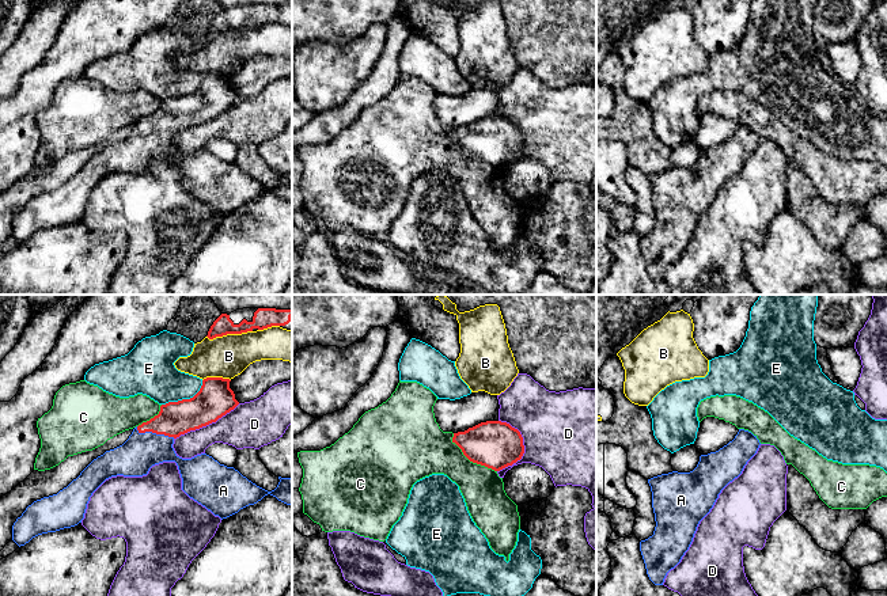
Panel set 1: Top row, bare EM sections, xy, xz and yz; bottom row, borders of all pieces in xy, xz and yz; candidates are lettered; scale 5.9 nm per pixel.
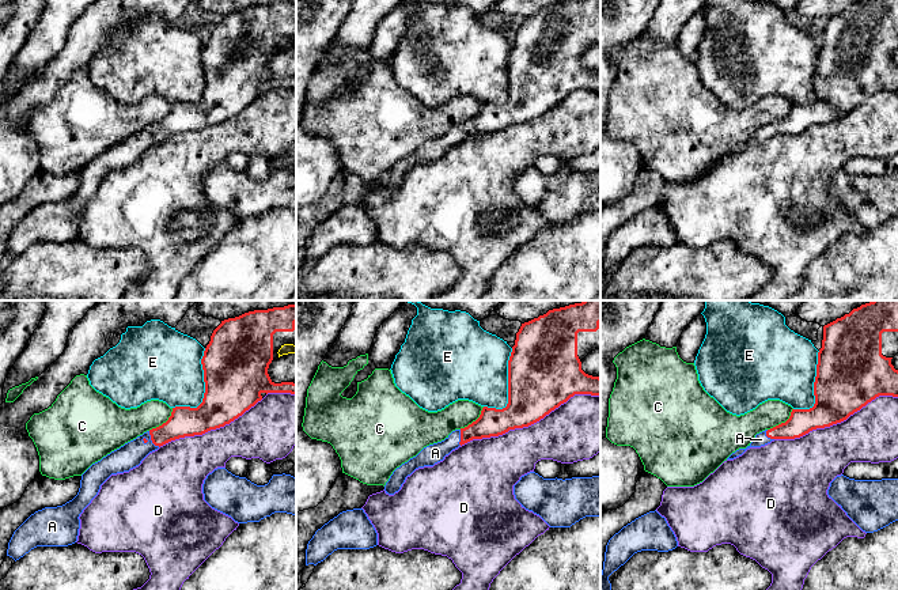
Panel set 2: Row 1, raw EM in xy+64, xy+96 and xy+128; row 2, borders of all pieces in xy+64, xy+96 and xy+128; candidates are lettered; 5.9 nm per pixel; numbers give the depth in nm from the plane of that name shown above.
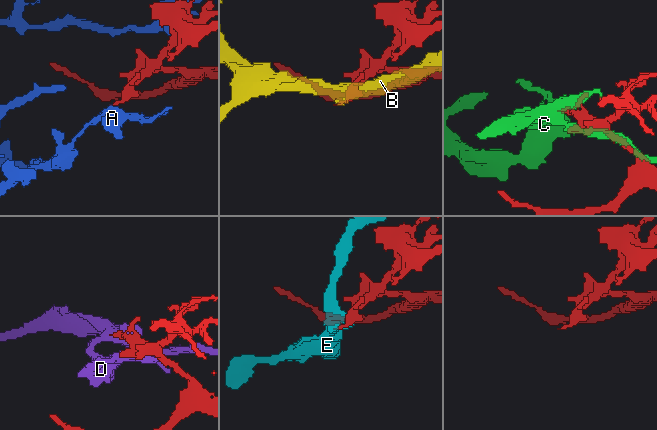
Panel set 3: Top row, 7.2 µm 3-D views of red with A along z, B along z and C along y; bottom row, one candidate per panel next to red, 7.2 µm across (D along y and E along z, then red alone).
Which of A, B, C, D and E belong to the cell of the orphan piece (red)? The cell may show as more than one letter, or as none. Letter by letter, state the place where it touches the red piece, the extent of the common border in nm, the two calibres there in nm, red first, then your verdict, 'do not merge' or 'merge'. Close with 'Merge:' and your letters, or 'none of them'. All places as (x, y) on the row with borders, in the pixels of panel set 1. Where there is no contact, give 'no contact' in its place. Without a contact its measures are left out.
A: meets red in xy at (155, 432); contact 240 nm long; 200 nm thick on the red side, 220 nm on the other; merge
B: meets red in xy at (228, 333); contact 280 nm long; 120 nm thick on the red side, 240 nm on the other; do not merge
C: meets red in xz at (470, 460); contact 340 nm long; 280 nm thick on the red side, 280 nm on the other; do not merge
D: meets red in xz at (523, 447); contact 320 nm long; 280 nm thick on the red side, 480 nm on the other; do not merge
E: meets red in xy at (185, 399); contact 280 nm long; 220 nm thick on the red side, 280 nm on the other; do not merge
Merge: A

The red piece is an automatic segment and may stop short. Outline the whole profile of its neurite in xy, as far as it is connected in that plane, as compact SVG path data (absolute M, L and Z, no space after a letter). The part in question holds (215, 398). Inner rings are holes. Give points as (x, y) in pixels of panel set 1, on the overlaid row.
M206 377L193 398L162 405L158 415L136 426L122 445L94 459L67 487L29 505L12 525L12 540L20 547L38 535L77 525L84 519L90 497L106 479L117 475L143 477L148 474L152 466L163 462L175 462L182 478L182 490L221 520L257 504L268 494L287 505L292 505L291 478L278 477L277 487L268 491L249 481L234 467L220 464L206 453L192 459L182 459L175 453L173 444L177 437L216 422L239 405L230 388L230 381L230 379L223 377Z

